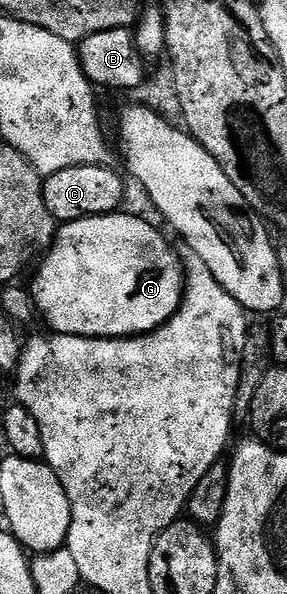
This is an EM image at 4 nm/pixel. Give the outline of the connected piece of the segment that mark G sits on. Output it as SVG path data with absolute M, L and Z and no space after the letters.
M122 214L93 215L61 224L53 245L41 256L32 294L37 314L42 314L53 334L85 339L129 339L154 331L177 313L186 289L186 272L179 252L170 248L169 241L148 220Z

